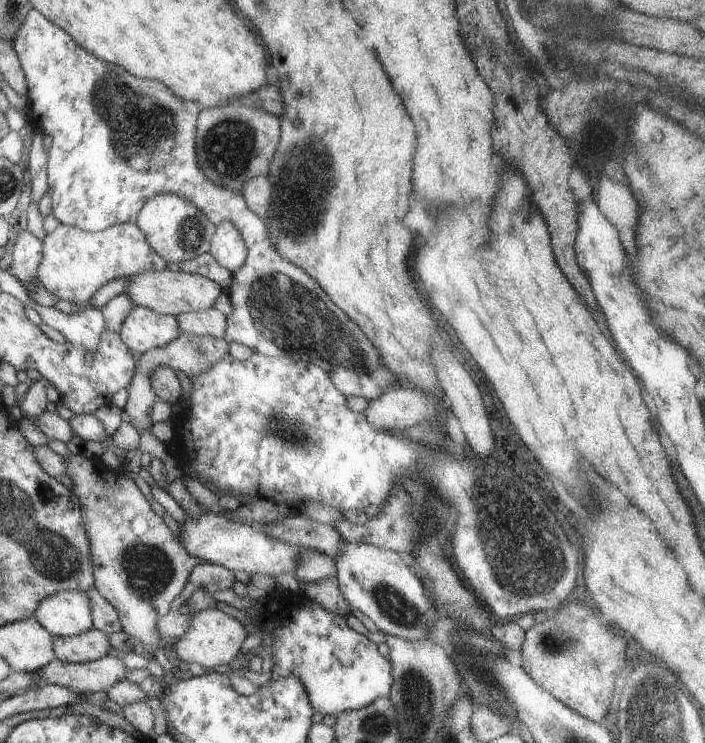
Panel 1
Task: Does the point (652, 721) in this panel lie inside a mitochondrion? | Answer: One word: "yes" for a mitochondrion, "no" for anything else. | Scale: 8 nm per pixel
yes

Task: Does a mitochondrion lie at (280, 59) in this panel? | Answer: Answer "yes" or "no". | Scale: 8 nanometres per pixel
no

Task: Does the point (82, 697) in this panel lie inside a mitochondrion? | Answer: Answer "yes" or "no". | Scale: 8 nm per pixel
no

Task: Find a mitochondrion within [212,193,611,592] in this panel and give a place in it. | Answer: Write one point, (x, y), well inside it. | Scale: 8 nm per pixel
(293, 317)

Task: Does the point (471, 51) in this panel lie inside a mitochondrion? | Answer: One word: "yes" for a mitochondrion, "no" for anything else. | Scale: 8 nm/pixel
no

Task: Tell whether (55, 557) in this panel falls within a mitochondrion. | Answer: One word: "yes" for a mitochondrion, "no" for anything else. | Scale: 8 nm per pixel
yes

